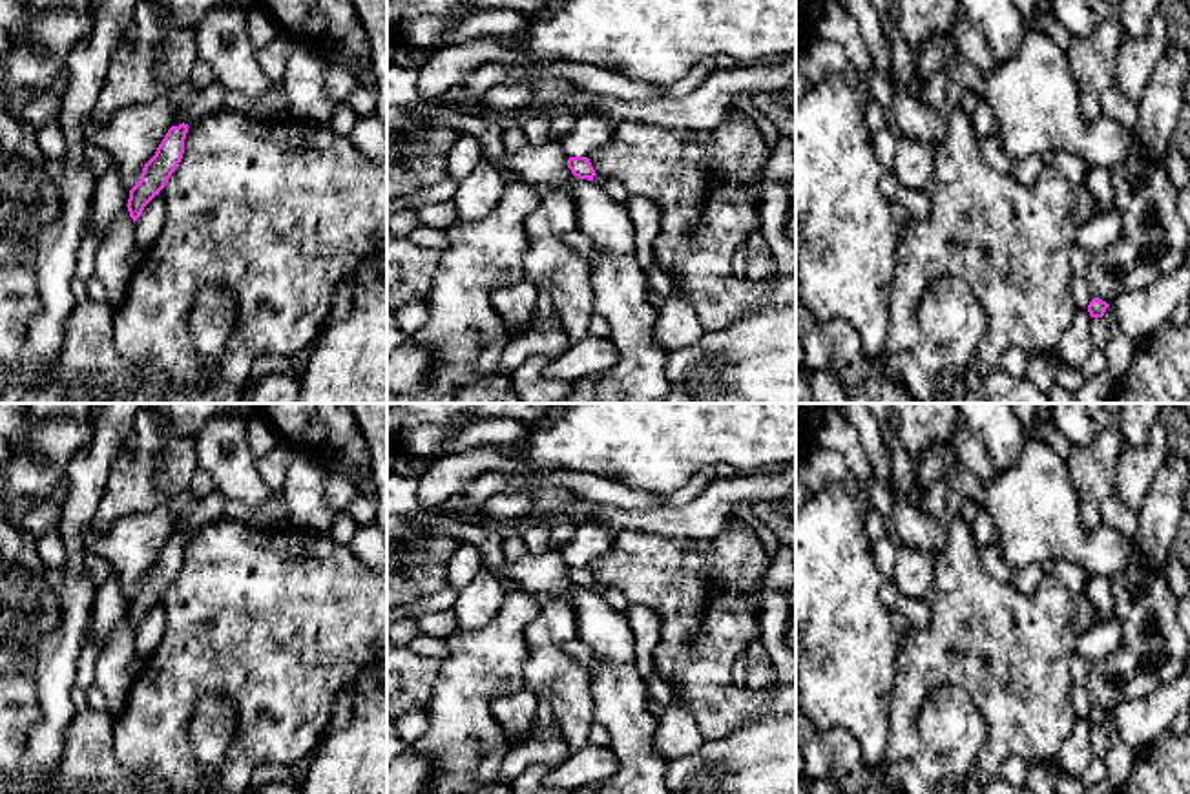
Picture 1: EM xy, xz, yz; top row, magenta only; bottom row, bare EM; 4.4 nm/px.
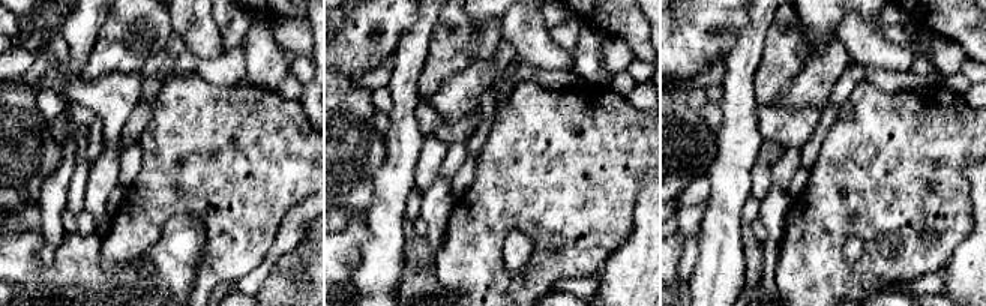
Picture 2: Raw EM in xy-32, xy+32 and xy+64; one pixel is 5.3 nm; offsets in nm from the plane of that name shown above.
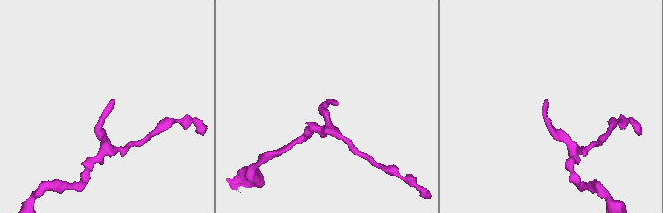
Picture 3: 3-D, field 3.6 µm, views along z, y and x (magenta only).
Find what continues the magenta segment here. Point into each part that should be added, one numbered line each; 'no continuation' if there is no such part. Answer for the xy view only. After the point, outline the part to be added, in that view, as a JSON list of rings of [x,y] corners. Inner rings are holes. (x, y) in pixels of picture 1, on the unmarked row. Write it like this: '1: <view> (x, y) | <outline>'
no continuation

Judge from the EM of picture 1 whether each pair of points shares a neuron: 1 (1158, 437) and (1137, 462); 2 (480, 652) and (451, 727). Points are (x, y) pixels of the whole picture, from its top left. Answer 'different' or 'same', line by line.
1: same
2: same

